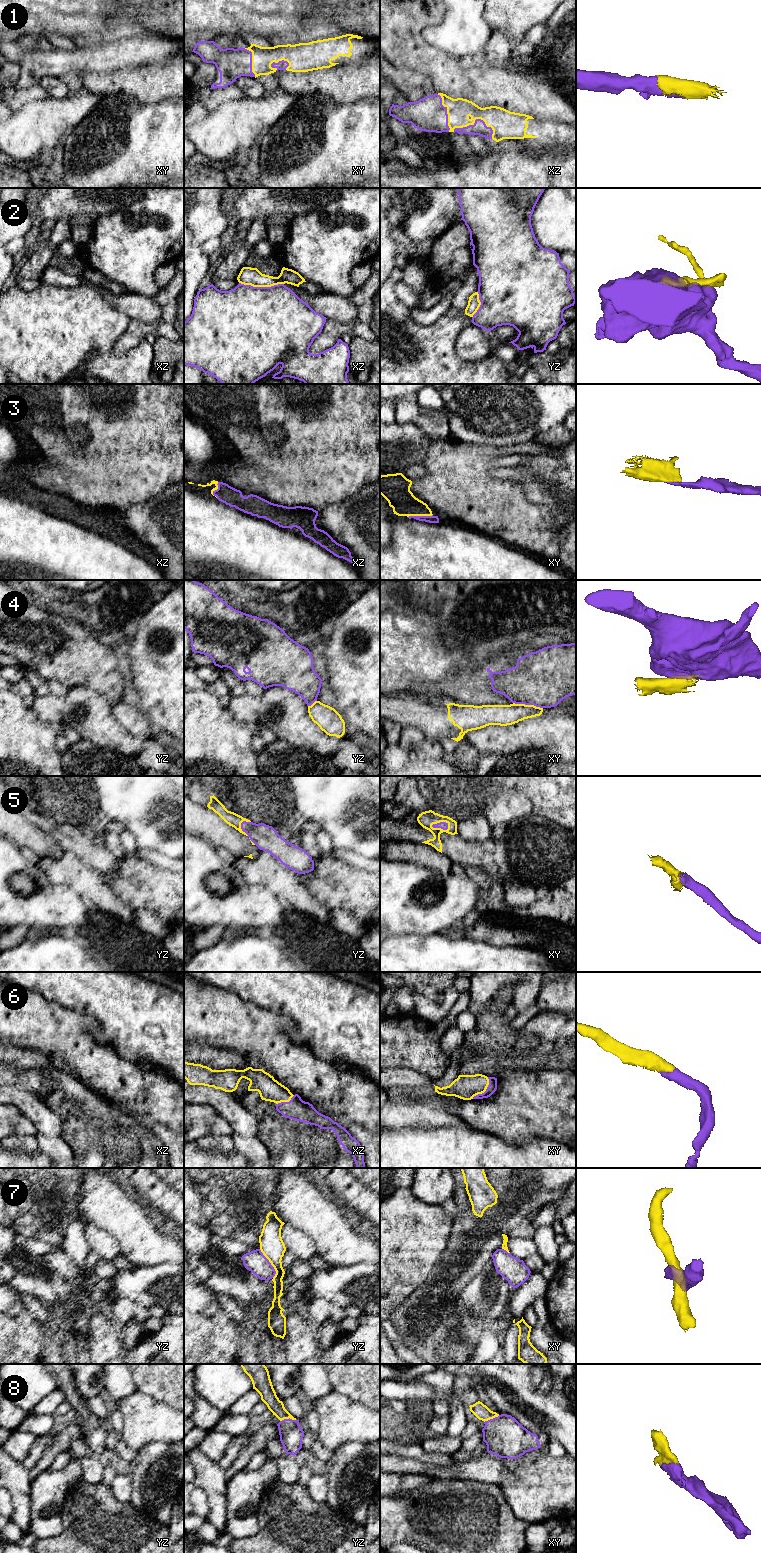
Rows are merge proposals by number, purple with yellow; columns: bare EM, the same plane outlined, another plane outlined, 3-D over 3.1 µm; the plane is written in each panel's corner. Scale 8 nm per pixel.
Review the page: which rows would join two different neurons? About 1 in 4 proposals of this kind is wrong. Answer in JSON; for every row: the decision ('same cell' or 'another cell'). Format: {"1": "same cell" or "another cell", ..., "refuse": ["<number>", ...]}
{"1": "same cell", "2": "another cell", "3": "same cell", "4": "another cell", "5": "same cell", "6": "same cell", "7": "another cell", "8": "same cell", "refuse": ["2", "4", "7"]}

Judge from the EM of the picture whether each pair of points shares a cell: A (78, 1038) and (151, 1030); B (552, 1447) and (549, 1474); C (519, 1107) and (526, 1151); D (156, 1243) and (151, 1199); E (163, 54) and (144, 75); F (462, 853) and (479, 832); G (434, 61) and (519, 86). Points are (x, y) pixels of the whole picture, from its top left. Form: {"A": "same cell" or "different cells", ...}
{"A": "different cells", "B": "different cells", "C": "different cells", "D": "same cell", "E": "different cells", "F": "different cells", "G": "same cell"}

